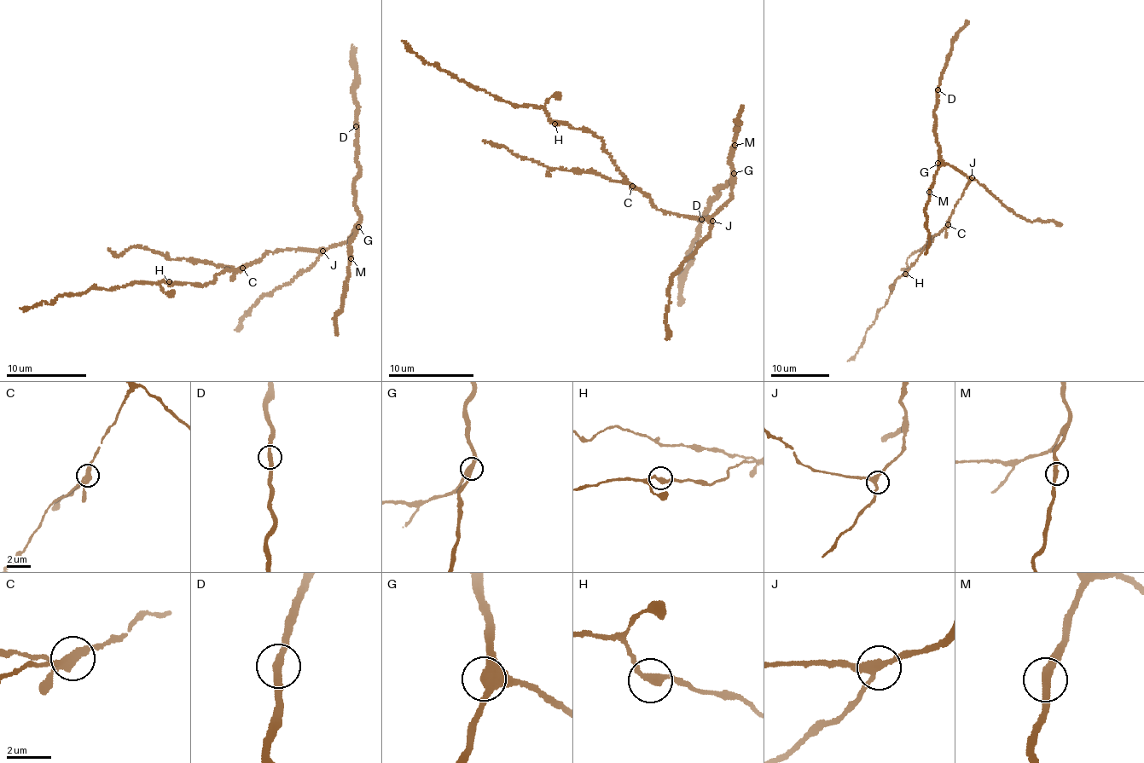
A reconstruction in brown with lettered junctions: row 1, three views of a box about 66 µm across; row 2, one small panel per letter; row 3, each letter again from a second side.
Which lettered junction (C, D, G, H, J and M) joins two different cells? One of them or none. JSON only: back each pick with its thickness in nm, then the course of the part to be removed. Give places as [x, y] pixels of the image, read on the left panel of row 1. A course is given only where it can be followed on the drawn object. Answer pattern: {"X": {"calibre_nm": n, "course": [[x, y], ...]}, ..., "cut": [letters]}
{"C": {"calibre_nm": 260, "course": [[242, 268], [222, 267], [208, 261], [165, 258], [144, 249], [129, 248], [119, 255], [108, 248]]}, "cut": ["C"]}

